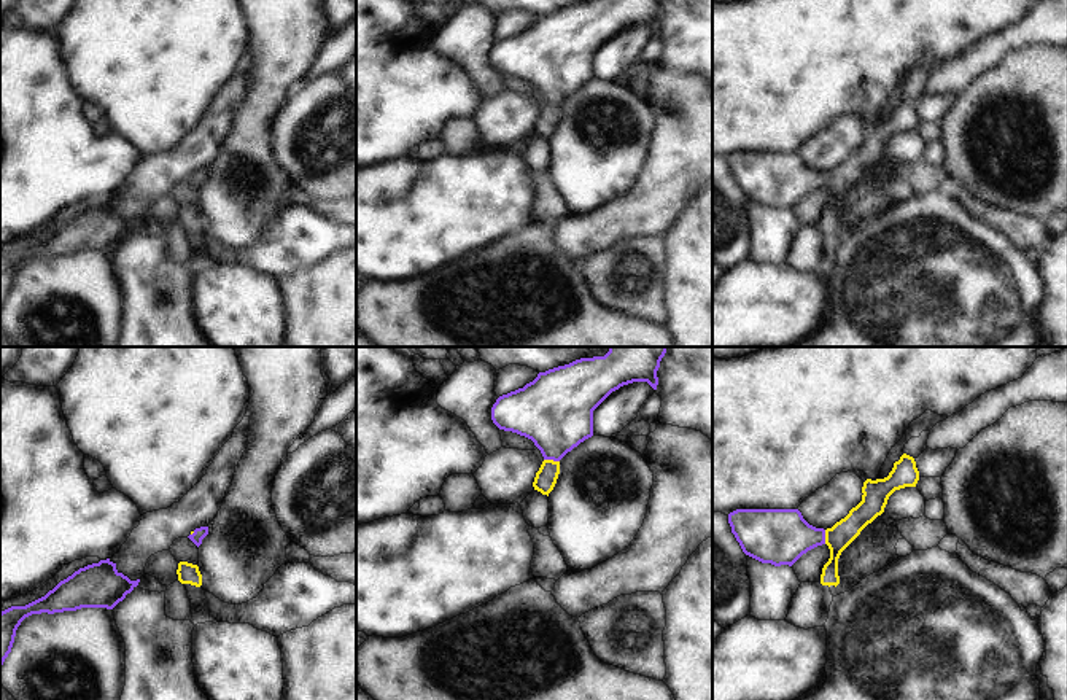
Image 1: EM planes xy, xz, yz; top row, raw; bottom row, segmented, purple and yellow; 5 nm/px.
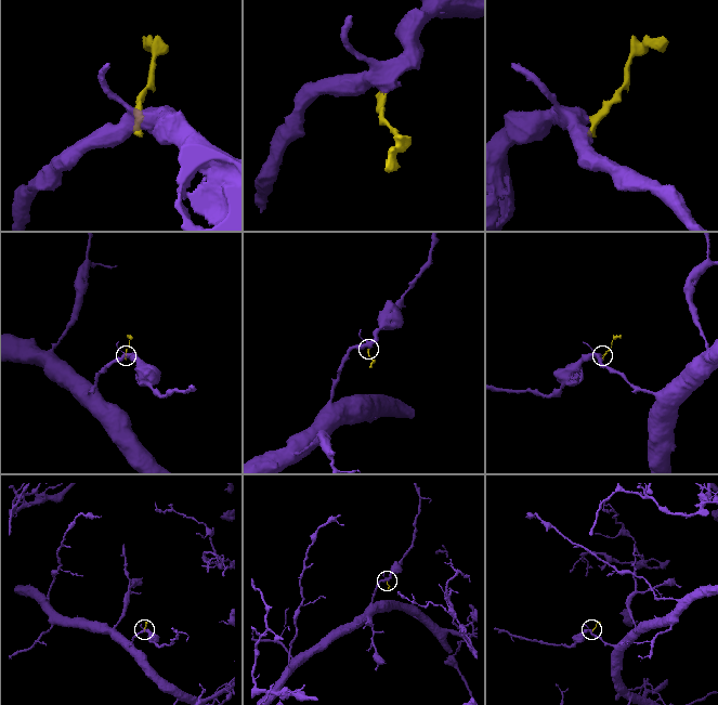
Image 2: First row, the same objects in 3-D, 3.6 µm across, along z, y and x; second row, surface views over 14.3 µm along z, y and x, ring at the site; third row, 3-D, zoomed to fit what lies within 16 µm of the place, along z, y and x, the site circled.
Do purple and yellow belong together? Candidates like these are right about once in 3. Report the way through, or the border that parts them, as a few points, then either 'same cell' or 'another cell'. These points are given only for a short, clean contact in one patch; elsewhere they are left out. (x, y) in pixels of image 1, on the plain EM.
way xz (555, 54), (552, 102), (546, 121); same cell

